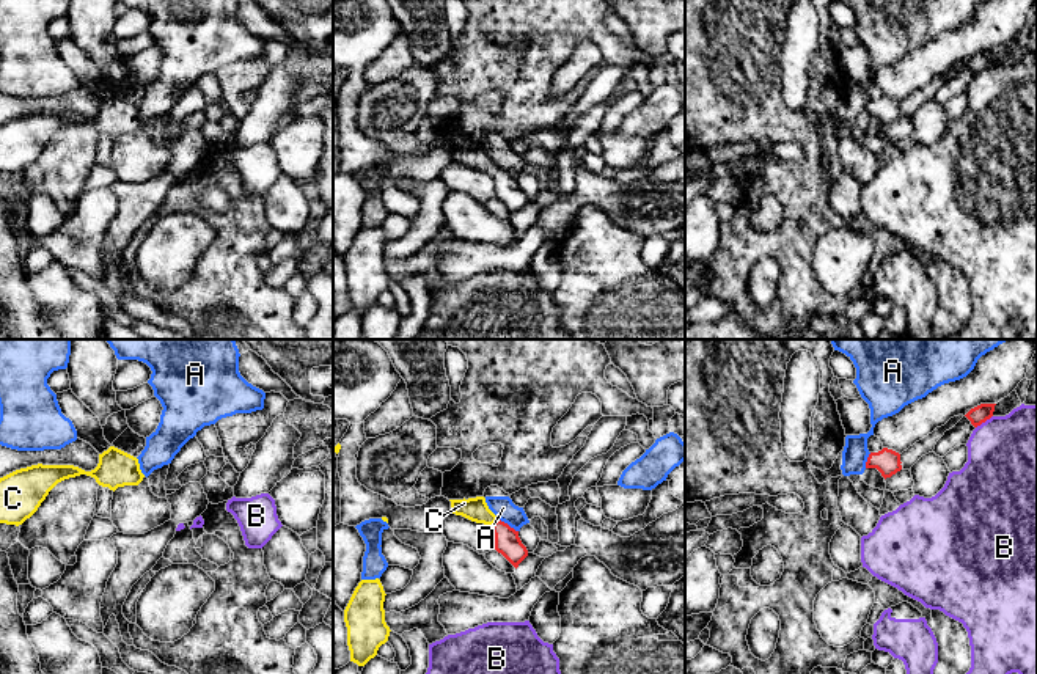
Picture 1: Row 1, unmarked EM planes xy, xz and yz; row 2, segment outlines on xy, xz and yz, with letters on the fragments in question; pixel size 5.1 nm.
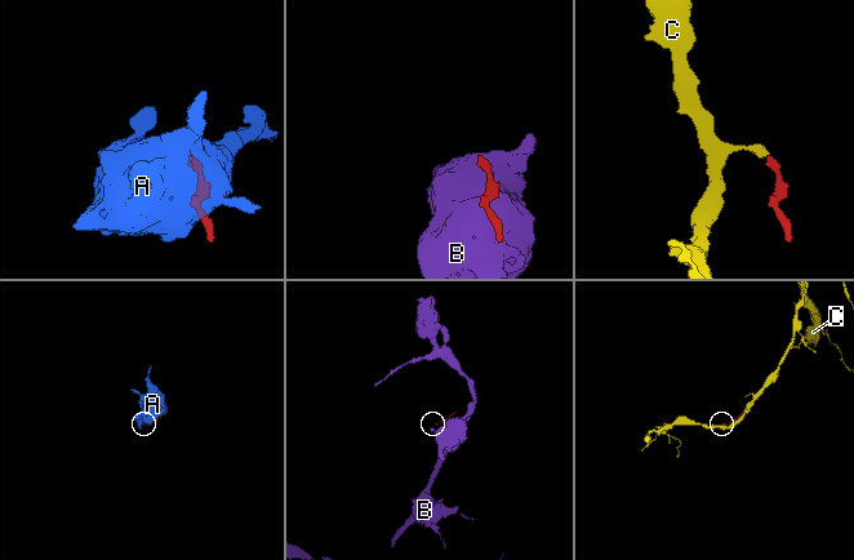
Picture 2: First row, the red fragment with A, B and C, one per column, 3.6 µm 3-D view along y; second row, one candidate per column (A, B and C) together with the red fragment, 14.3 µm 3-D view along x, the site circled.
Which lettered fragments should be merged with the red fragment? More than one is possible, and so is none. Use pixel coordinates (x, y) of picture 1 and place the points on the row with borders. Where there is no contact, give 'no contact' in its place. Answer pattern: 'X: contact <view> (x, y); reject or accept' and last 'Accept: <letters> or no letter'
A: contact xz (506, 523); reject
B: contact yz (984, 421); reject
C: contact xz (494, 523); accept
Accept: C

